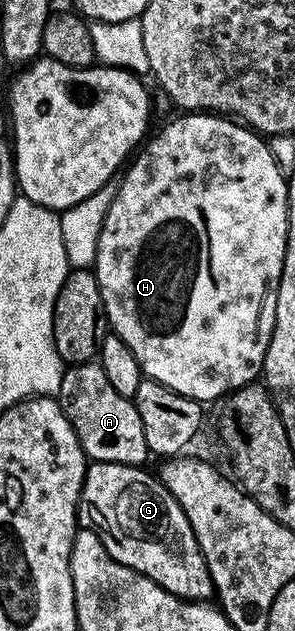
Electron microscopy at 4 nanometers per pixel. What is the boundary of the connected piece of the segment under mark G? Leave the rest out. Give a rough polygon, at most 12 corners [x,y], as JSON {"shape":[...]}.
{"shape":[[89,463],[79,511],[108,556],[179,600],[214,589],[149,469]]}

